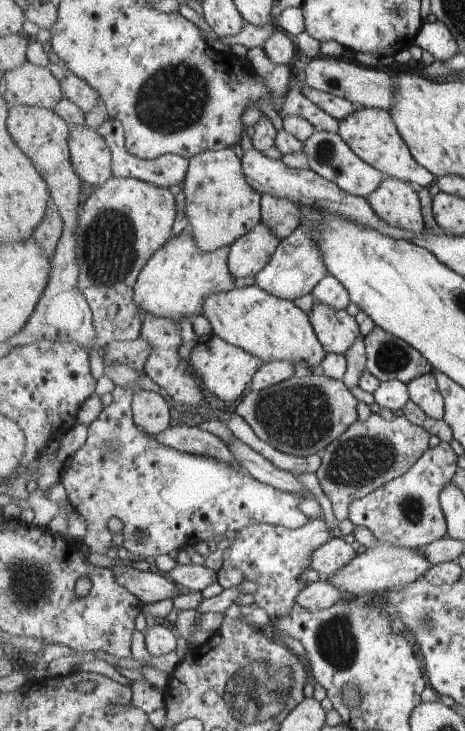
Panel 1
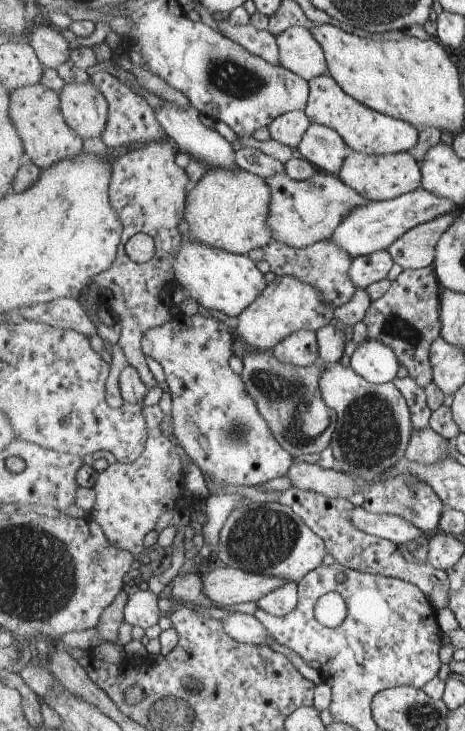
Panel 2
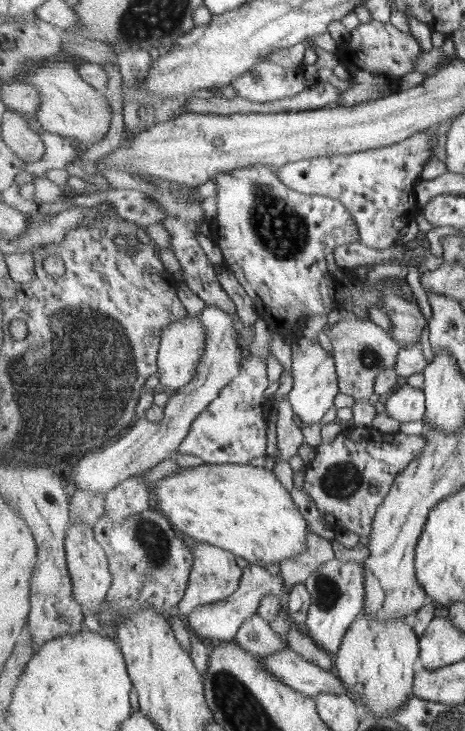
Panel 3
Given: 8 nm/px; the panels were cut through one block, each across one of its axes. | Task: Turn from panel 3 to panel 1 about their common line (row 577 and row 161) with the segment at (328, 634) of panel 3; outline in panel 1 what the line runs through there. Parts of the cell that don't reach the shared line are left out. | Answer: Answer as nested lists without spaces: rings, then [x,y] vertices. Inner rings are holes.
[[[285,128],[277,130],[274,147],[285,156],[301,151],[305,148],[310,161],[310,169],[322,178],[336,183],[345,192],[354,196],[369,199],[369,196],[381,187],[385,175],[377,171],[373,166],[365,163],[351,148],[341,139],[340,134],[316,131],[305,143],[290,134]]]

